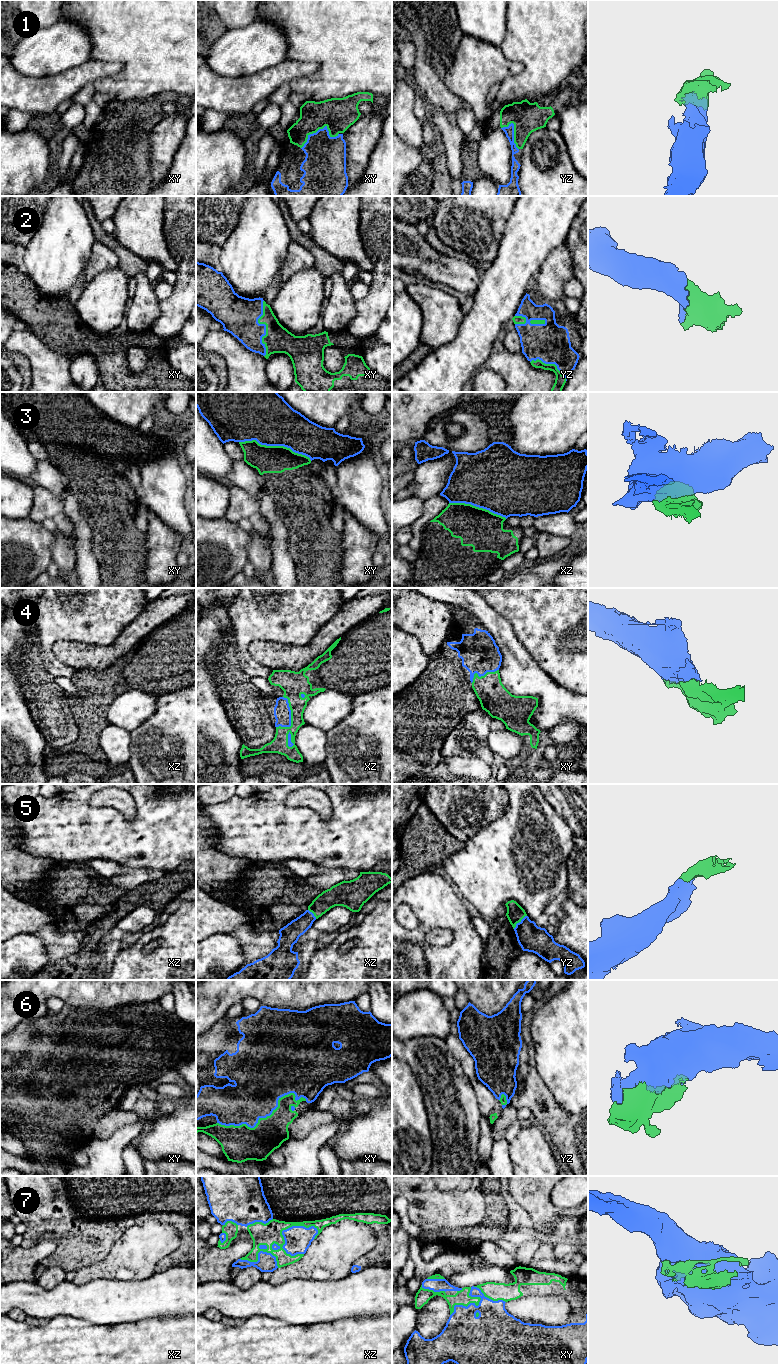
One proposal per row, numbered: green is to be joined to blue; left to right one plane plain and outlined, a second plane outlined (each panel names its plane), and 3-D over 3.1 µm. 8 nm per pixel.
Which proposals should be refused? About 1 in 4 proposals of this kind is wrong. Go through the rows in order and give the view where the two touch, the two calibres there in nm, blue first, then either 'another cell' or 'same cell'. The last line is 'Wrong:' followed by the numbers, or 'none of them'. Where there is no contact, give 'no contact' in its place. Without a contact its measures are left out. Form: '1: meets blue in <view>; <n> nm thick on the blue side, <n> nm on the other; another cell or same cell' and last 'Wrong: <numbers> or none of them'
1: meets blue in xy; 320 nm thick on the blue side, 280 nm on the other; same cell
2: meets blue in xy; 300 nm thick on the blue side, 220 nm on the other; same cell
3: meets blue in xy; 420 nm thick on the blue side, 220 nm on the other; another cell
4: meets blue in xz; 140 nm thick on the blue side, 180 nm on the other; same cell
5: meets blue in yz; 220 nm thick on the blue side, 140 nm on the other; same cell
6: meets blue in xy; 380 nm thick on the blue side, 260 nm on the other; same cell
7: meets blue in xz; 200 nm thick on the blue side, 180 nm on the other; same cell
Wrong: 3

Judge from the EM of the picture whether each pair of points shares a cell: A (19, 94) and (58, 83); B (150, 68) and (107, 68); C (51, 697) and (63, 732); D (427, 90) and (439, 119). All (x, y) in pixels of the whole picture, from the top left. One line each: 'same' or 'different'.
A: same
B: different
C: same
D: different

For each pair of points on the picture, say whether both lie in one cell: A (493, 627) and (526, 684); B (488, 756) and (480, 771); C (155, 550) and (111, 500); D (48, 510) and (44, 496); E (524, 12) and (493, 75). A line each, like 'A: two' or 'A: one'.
A: one
B: two
C: two
D: one
E: two

